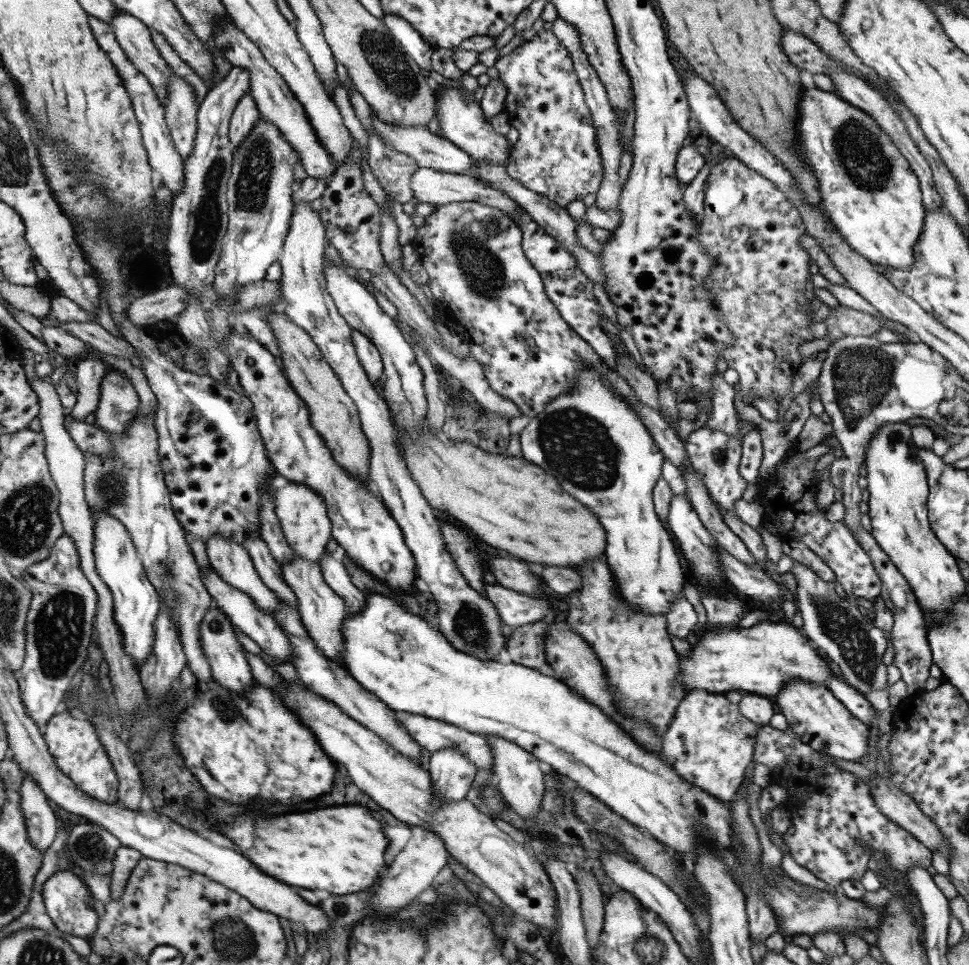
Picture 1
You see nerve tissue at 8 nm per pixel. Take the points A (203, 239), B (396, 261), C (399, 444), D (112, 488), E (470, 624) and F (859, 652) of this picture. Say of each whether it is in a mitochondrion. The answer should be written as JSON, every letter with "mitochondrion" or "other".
{"A":"mitochondrion","B":"other","C":"other","D":"mitochondrion","E":"mitochondrion","F":"mitochondrion"}

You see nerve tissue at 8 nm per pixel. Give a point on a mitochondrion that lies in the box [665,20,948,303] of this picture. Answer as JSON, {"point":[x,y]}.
{"point":[861,156]}

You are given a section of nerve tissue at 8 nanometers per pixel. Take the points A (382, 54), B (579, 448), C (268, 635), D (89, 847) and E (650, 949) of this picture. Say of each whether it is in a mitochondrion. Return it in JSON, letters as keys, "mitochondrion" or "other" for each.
{"A":"mitochondrion","B":"mitochondrion","C":"other","D":"mitochondrion","E":"mitochondrion"}

